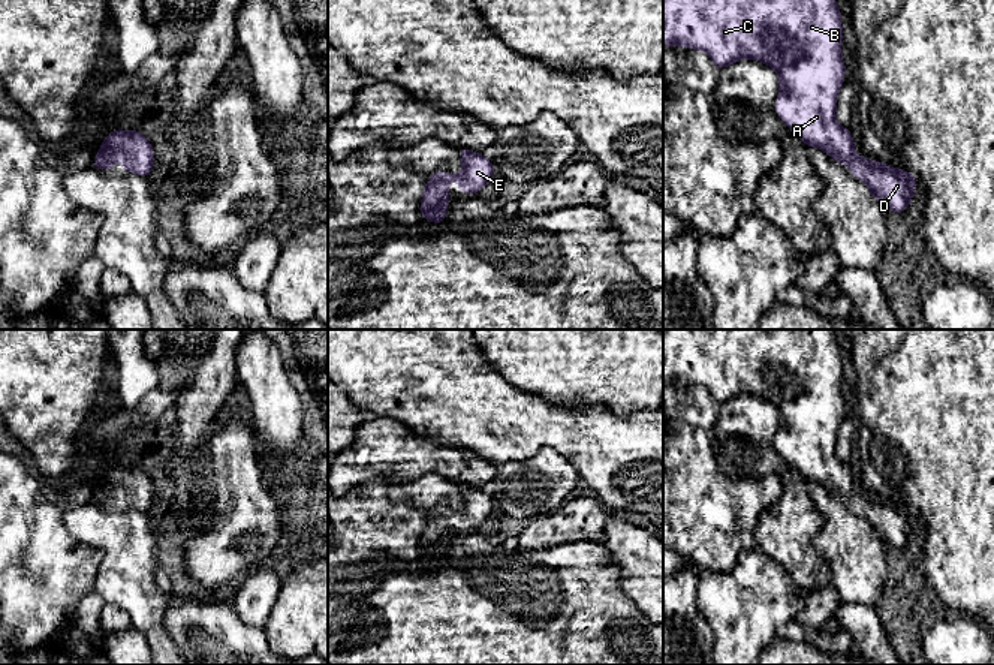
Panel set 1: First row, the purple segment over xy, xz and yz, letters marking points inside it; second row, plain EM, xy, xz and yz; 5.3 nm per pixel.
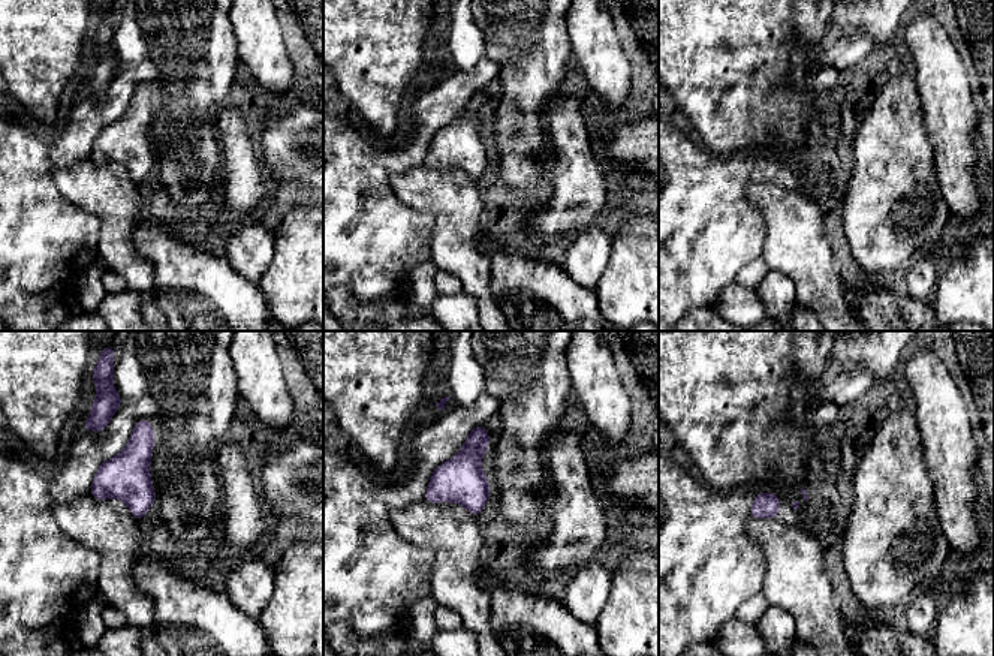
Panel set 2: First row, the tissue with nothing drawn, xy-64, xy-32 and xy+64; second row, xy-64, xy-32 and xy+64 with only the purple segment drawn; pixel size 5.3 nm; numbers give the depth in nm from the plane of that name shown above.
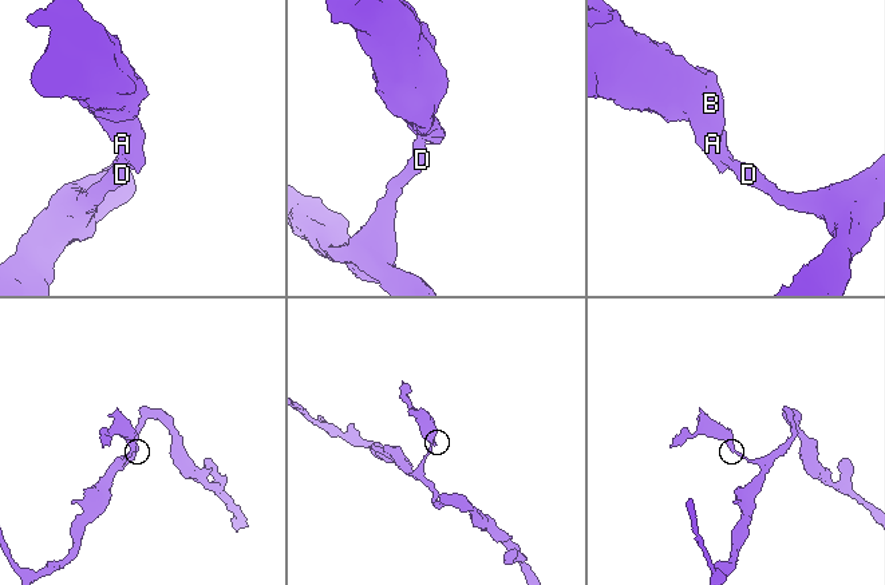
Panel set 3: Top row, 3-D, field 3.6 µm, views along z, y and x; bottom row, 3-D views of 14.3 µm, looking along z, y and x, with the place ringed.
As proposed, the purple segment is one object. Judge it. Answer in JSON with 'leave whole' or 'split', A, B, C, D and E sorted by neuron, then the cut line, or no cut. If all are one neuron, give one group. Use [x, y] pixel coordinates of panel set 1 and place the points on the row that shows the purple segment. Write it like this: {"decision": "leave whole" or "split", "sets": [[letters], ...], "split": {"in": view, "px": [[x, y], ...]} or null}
{"decision": "leave whole", "sets": [["A", "B", "C", "D", "E"]], "split": null}

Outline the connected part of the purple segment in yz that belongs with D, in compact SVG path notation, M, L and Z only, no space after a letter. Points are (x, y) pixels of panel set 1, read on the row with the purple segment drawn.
M663 0L663 45L702 49L720 70L741 58L753 58L771 66L778 75L780 93L775 100L775 112L783 123L807 147L817 147L838 163L849 166L883 207L903 214L915 195L918 178L904 169L864 156L858 157L850 129L841 127L835 120L837 96L846 72L841 40L841 13L835 0Z

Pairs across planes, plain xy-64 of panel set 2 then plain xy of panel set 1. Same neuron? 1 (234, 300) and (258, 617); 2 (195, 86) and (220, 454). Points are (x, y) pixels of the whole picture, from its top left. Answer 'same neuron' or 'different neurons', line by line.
1: different neurons
2: different neurons

